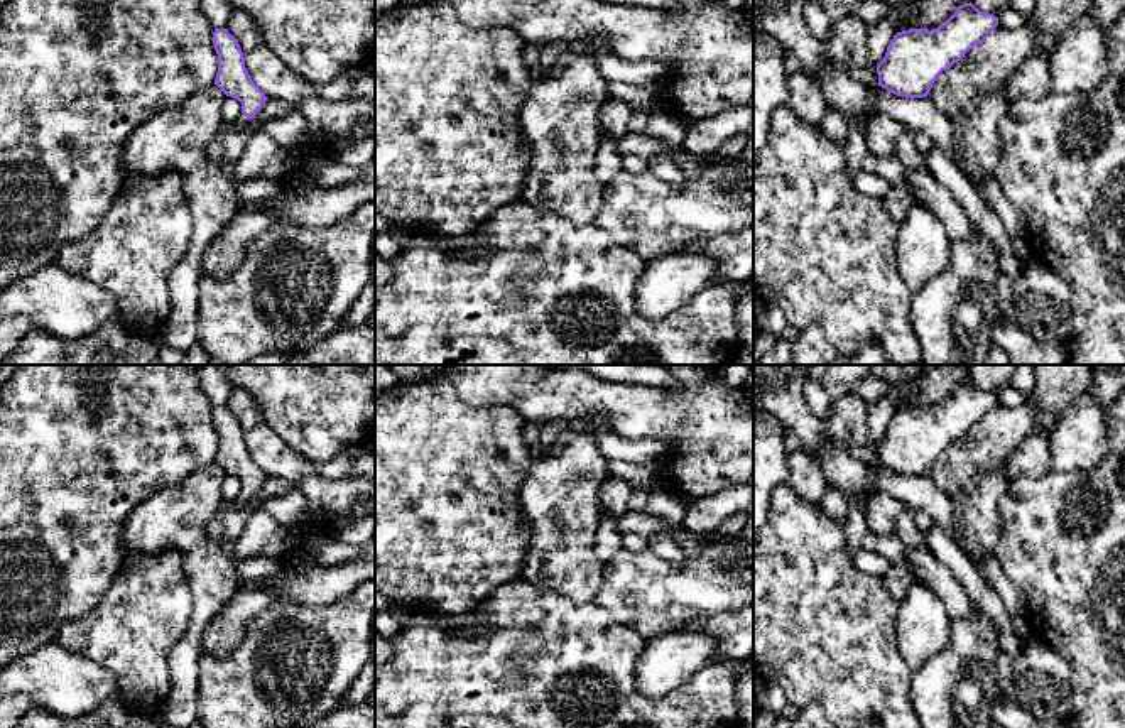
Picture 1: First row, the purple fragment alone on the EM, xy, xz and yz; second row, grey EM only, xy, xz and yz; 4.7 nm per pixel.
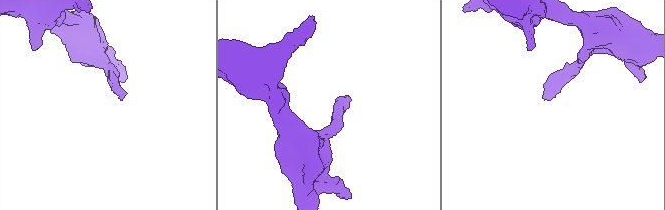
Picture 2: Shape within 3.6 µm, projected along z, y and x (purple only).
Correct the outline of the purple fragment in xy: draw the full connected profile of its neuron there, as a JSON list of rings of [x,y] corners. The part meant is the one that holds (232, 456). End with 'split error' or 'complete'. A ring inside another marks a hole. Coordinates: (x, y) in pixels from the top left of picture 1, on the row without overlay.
[[[228,407],[213,410],[213,424],[218,432],[218,451],[215,463],[231,476],[242,481],[240,495],[231,502],[223,502],[208,525],[208,534],[215,539],[223,537],[223,517],[242,510],[269,478],[265,471],[252,459],[238,419]]]; split error

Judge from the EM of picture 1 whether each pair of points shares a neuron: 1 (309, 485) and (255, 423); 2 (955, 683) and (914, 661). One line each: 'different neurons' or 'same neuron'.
1: same neuron
2: different neurons

